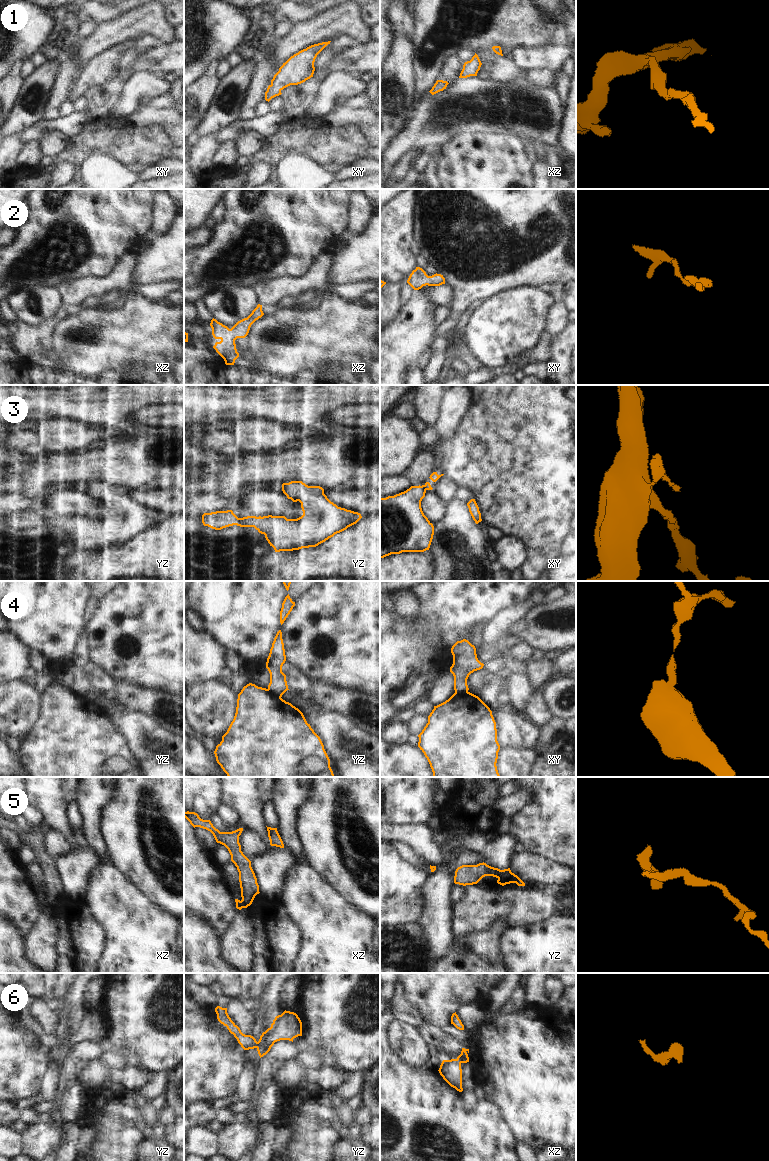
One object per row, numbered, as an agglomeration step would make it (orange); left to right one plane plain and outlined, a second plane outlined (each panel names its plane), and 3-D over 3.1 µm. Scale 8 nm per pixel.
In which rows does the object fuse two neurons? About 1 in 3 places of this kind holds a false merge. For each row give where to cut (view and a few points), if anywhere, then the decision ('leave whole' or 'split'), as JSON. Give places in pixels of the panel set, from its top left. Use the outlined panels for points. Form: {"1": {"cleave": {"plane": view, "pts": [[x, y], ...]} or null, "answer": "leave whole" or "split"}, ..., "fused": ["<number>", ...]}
{"1": {"cleave": null, "answer": "leave whole"}, "2": {"cleave": null, "answer": "leave whole"}, "3": {"cleave": {"plane": "yz", "pts": [[287, 483], [282, 489]]}, "answer": "split"}, "4": {"cleave": {"plane": "yz", "pts": [[267, 689], [280, 697]]}, "answer": "split"}, "5": {"cleave": {"plane": "yz", "pts": [[509, 869], [498, 878]]}, "answer": "split"}, "6": {"cleave": null, "answer": "leave whole"}, "fused": ["3", "4", "5"]}

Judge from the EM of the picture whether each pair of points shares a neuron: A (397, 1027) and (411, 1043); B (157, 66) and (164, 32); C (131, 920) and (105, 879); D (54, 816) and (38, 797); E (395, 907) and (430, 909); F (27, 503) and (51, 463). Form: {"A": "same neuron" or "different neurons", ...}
{"A": "same neuron", "B": "different neurons", "C": "same neuron", "D": "same neuron", "E": "different neurons", "F": "different neurons"}

